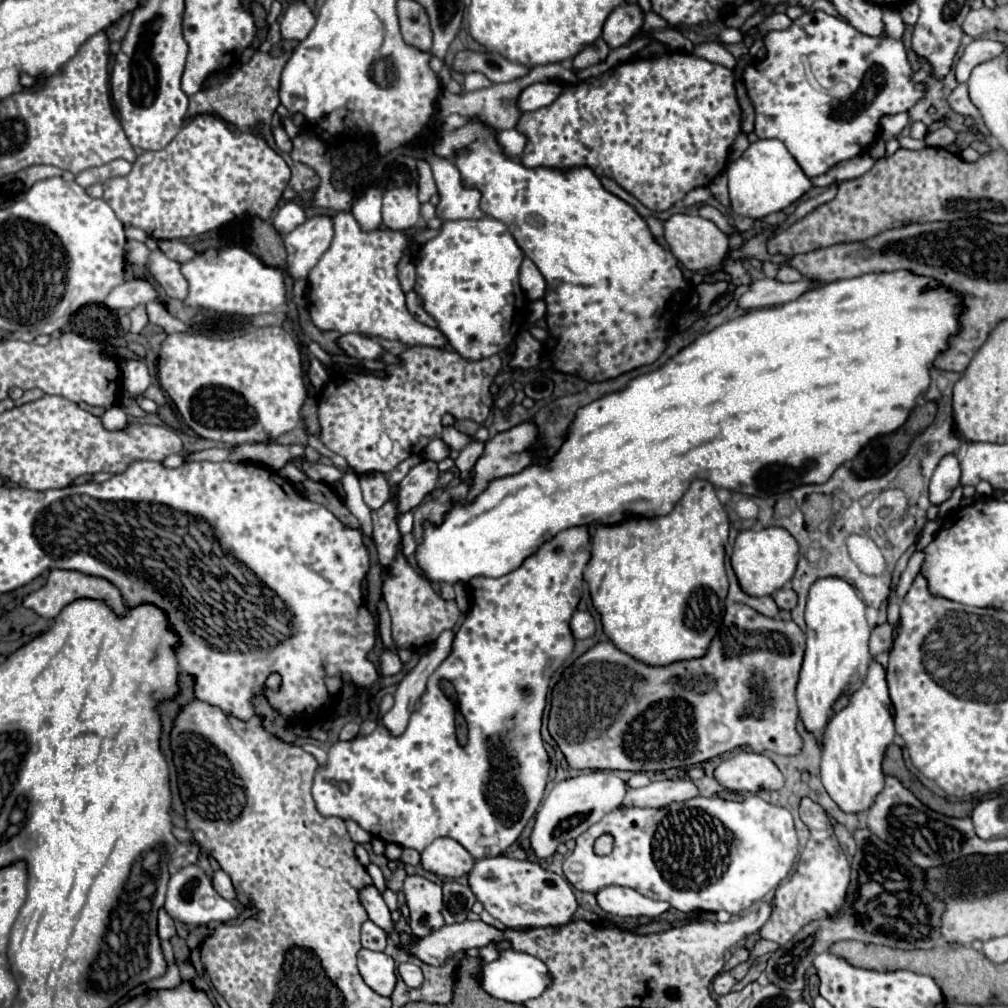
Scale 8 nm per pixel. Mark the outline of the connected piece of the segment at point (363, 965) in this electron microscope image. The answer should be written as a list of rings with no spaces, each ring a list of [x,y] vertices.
[[[362,948],[358,952],[358,970],[364,982],[380,996],[390,998],[396,986],[396,964],[384,952]]]

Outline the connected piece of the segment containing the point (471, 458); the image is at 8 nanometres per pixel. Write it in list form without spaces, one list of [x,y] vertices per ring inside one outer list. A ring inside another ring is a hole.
[[[472,440],[464,450],[460,450],[460,456],[456,458],[456,468],[460,470],[460,480],[468,480],[470,476],[470,470],[476,462],[476,458],[480,456],[480,452],[484,450],[484,442],[480,440]]]

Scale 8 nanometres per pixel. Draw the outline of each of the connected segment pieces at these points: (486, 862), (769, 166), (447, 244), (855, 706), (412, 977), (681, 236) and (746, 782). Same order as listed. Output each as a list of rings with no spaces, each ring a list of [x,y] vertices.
[[[506,856],[482,858],[474,862],[468,880],[472,892],[484,904],[484,908],[508,928],[566,926],[578,910],[578,902],[568,880],[544,870],[538,862],[512,860]]]
[[[756,140],[736,162],[728,166],[726,174],[732,212],[754,220],[788,208],[812,188],[812,180],[804,174],[780,140]]]
[[[480,218],[480,220],[452,220],[444,222],[440,234],[414,254],[416,264],[416,286],[414,290],[424,300],[424,310],[438,322],[438,330],[448,336],[448,344],[468,356],[468,360],[482,360],[502,352],[520,326],[526,320],[526,298],[518,284],[518,270],[524,260],[522,250],[512,238],[506,224],[496,218]]]
[[[872,662],[864,684],[850,696],[850,704],[830,718],[822,742],[822,784],[842,812],[860,814],[868,810],[884,790],[882,758],[894,734],[894,710],[888,698],[886,672]]]
[[[412,962],[400,964],[400,966],[398,966],[398,974],[400,974],[400,978],[402,978],[410,988],[420,988],[420,986],[424,984],[424,974],[422,974],[422,970],[420,970],[416,964],[412,964]]]
[[[674,214],[672,218],[666,220],[664,224],[664,236],[666,242],[670,244],[672,254],[684,264],[684,268],[698,272],[698,270],[708,270],[716,268],[722,264],[724,256],[728,254],[728,236],[710,220],[702,216],[692,216],[692,214]]]
[[[738,752],[726,758],[714,770],[714,778],[732,792],[758,794],[760,790],[774,792],[784,786],[784,776],[776,764],[756,752]]]

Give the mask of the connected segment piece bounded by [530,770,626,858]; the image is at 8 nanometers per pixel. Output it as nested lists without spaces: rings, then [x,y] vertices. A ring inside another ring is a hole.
[[[594,770],[586,772],[568,780],[558,782],[550,794],[542,800],[536,822],[530,832],[530,848],[536,858],[550,858],[556,854],[556,848],[560,844],[566,844],[570,840],[576,840],[582,832],[586,832],[594,822],[600,822],[610,810],[618,808],[626,796],[624,782],[608,770]]]

